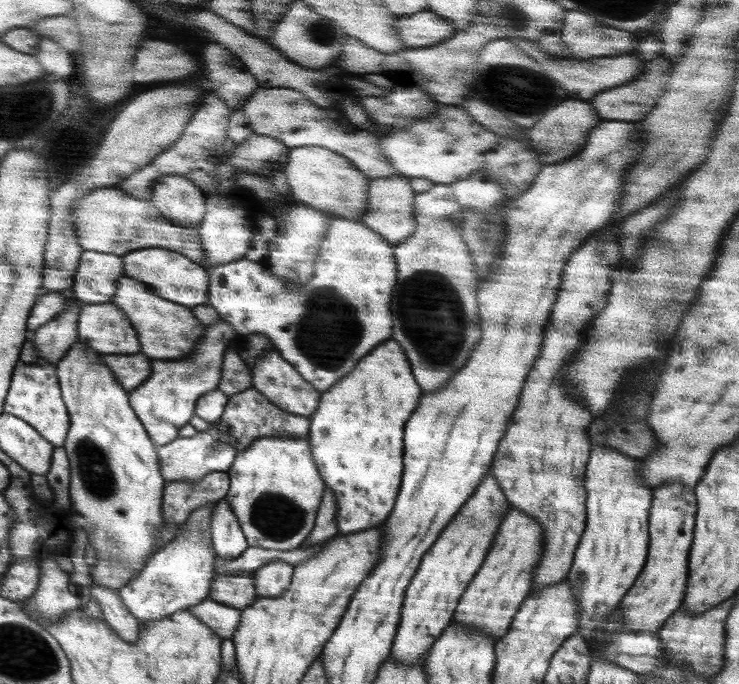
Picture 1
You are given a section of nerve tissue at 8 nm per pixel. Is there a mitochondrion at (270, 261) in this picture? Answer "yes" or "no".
no

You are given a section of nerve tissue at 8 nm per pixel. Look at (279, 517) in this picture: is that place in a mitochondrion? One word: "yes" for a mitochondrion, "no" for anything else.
yes

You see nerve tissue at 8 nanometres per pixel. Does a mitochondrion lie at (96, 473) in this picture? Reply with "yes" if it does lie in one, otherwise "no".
yes

